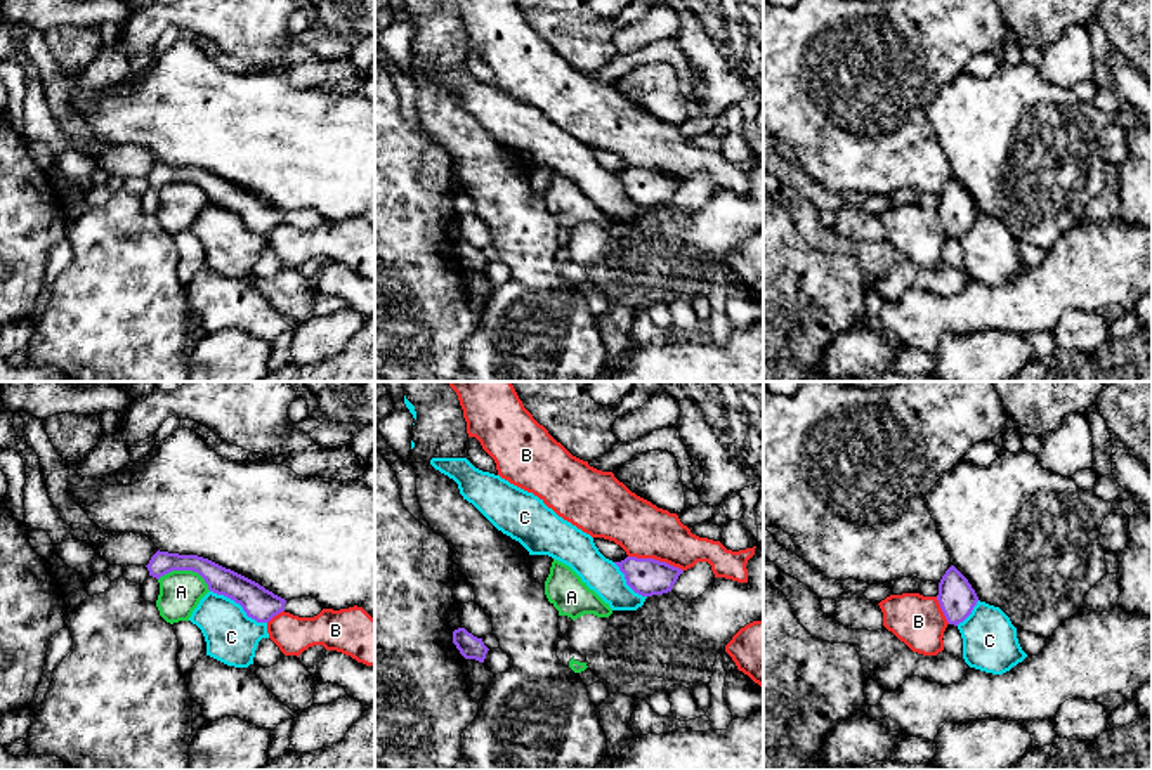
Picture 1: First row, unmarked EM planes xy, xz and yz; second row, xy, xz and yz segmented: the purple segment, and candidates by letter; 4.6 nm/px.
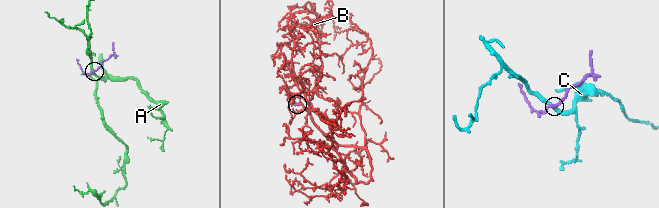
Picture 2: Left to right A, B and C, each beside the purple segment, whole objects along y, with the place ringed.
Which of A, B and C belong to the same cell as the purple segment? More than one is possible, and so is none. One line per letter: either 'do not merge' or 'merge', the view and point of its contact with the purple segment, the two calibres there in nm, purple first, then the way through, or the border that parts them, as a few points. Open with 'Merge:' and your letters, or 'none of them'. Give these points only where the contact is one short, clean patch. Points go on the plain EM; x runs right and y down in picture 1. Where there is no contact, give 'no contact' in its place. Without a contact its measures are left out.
Merge: none of them
A: do not merge; meets purple in xy at (186, 181); 130 nm thick on the purple side, 190 nm on the other; border along xy (158, 189), (172, 182), (195, 182), (210, 202)
B: do not merge; meets purple in xz at (656, 172); 180 nm thick on the purple side, 260 nm on the other; border along xz (628, 167), (665, 172), (682, 182)
C: do not merge; meets purple in xy at (240, 215); 150 nm thick on the purple side, 240 nm on the other; border along xy (210, 202), (233, 210), (248, 228), (266, 234)

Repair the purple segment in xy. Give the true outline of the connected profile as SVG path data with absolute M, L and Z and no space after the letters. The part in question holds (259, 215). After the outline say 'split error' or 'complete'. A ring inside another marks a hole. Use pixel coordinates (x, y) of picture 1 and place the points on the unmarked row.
M158 161L146 179L149 187L156 191L172 182L198 184L210 203L234 212L243 219L246 227L257 234L269 234L285 222L285 210L255 192L198 166L179 166Z; complete

